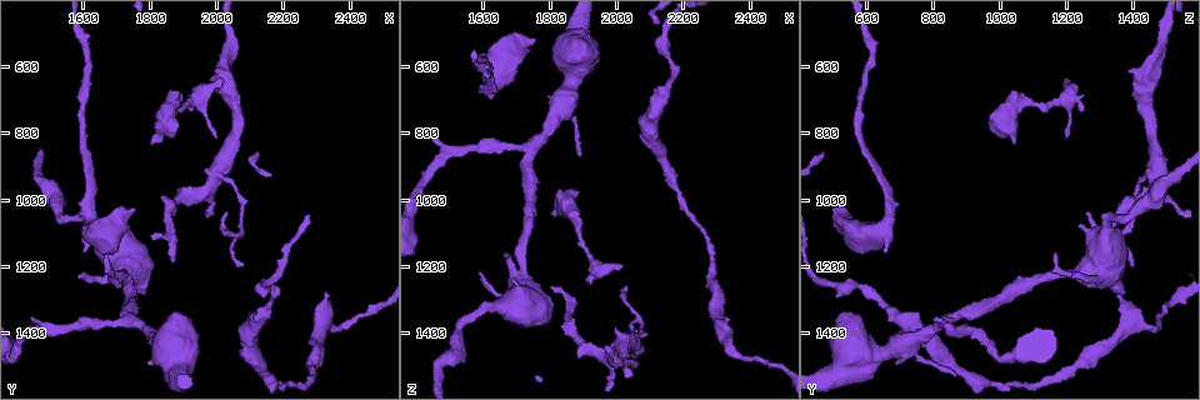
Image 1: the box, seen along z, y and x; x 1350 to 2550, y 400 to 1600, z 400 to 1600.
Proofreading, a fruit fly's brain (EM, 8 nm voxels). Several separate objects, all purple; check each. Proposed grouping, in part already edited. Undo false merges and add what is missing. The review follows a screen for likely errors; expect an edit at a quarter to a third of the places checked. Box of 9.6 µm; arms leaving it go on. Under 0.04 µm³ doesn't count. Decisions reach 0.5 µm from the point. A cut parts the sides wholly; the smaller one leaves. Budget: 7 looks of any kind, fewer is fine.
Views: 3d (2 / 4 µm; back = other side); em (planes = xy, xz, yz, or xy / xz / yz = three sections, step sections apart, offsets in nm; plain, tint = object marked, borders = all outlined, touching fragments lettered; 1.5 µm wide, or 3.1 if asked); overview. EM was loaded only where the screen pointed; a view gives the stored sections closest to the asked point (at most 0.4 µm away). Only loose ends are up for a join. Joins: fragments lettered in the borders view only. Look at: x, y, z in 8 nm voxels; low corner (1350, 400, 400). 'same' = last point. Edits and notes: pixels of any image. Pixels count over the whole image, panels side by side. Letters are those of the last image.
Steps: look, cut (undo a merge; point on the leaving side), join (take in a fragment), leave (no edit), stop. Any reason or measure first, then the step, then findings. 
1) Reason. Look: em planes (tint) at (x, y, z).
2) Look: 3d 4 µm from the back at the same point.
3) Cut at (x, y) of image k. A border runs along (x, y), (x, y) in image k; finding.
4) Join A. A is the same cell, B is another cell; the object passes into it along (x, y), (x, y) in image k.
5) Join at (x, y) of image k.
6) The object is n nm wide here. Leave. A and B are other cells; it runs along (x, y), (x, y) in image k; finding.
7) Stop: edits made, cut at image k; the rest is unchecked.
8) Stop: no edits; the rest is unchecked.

An open end. Look: 3d 2 µm at (2010, 640, 1190).

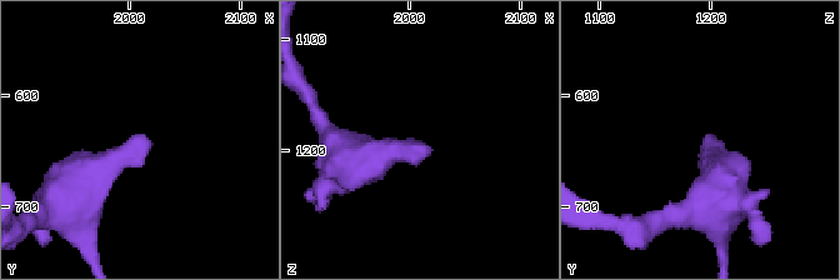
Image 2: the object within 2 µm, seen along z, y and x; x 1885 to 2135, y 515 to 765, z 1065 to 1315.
Look: em planes (borders) at (2014, 636, 1196).

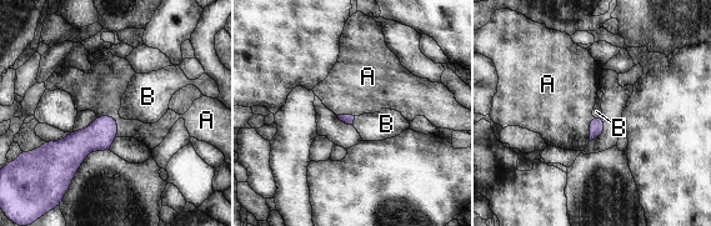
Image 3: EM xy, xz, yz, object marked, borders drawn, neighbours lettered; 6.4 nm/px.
Join B. B is the same cell, A is another cell; the object passes into it along (596, 125), (597, 117), (596, 111) in image 3; it goes on there.

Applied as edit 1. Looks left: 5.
See it whole again. Look: overview.

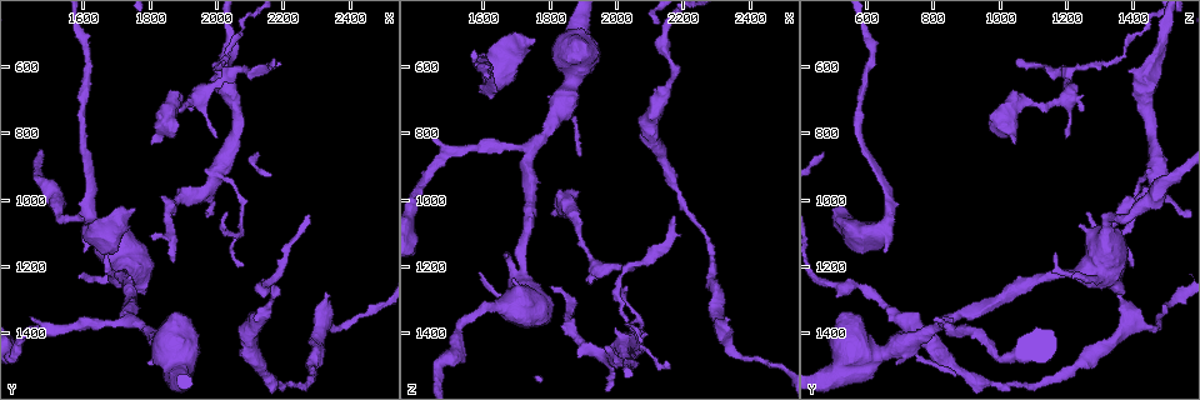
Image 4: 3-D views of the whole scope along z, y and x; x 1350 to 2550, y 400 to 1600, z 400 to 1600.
Calibre changes. Look: em planes (tint) at (2290, 1510, 1190).

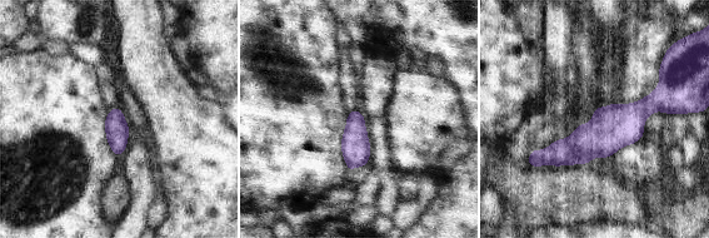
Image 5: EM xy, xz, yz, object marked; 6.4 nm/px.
Look: em planes (borders) at the same point.

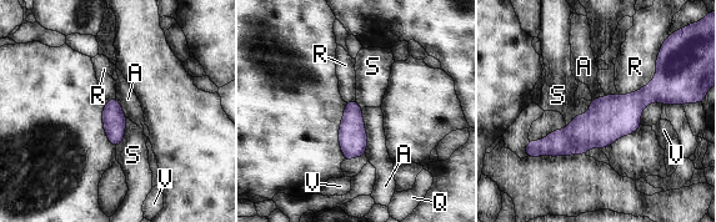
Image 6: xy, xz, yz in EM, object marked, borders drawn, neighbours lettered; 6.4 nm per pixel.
Leave. A, Q, R, S and V are other cells; all the same cell.

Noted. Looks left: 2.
Branch stops here. Look: em xy step 4 (tint) at (2330, 1280, 1350).

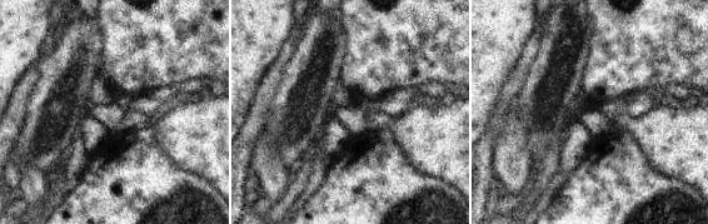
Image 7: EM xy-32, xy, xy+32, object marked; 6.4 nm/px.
Look: em planes (borders) at the same point.

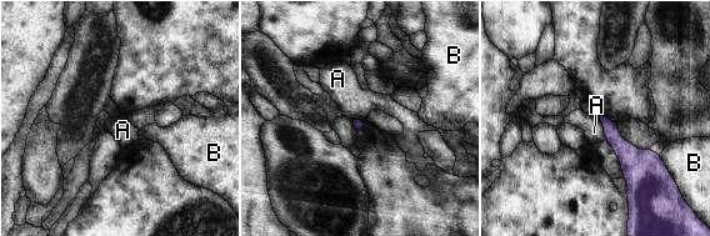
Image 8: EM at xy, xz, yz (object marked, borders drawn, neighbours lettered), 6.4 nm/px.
Leave. A and B are other cells; a border runs along (599, 116), (606, 139) in image 8; none of them fits.

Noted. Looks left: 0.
Stop: edits made, join at image 3; the rest is unchecked.

